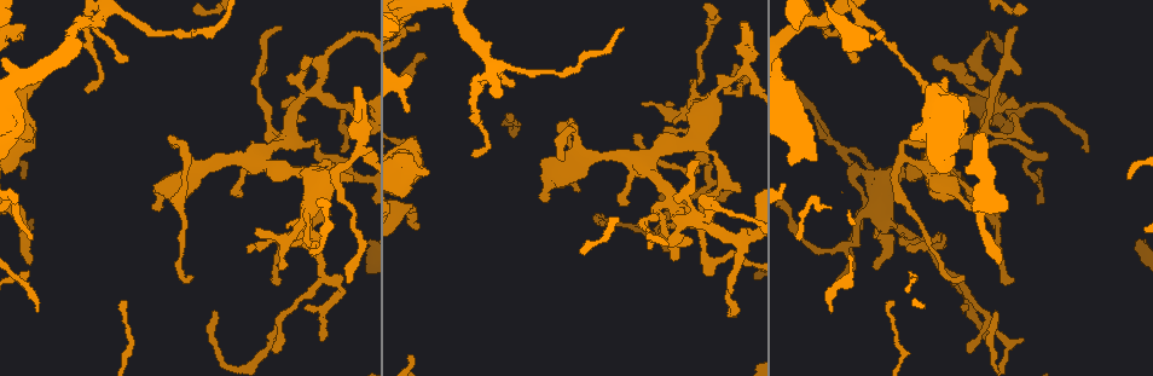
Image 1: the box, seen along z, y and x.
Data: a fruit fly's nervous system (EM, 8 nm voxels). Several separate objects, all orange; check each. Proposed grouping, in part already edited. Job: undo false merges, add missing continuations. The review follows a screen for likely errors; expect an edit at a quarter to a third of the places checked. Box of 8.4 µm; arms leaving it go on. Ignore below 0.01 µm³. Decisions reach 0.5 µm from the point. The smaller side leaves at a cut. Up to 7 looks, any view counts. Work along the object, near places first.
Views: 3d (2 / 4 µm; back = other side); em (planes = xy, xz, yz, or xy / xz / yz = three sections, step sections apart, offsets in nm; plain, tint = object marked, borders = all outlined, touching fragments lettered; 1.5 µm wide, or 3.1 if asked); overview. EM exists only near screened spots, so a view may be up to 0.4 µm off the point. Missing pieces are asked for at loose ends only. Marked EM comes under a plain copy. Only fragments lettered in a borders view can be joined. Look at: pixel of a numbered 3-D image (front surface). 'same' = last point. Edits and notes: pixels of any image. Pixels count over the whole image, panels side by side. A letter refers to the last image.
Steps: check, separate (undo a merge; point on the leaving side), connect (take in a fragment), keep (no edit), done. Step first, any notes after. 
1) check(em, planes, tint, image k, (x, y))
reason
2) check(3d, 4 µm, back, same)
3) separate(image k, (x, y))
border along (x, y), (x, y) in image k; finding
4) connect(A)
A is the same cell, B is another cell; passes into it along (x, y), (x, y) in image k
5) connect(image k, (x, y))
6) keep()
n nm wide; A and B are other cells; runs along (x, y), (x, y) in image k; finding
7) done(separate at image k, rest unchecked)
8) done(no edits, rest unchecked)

check(3d, 2 µm, image 1, (668, 243))
free end

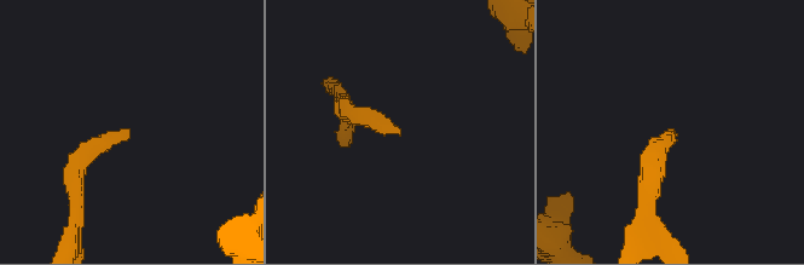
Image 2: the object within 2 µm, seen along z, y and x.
check(em, planes, tint, image 2, (126, 128))
need the tissue

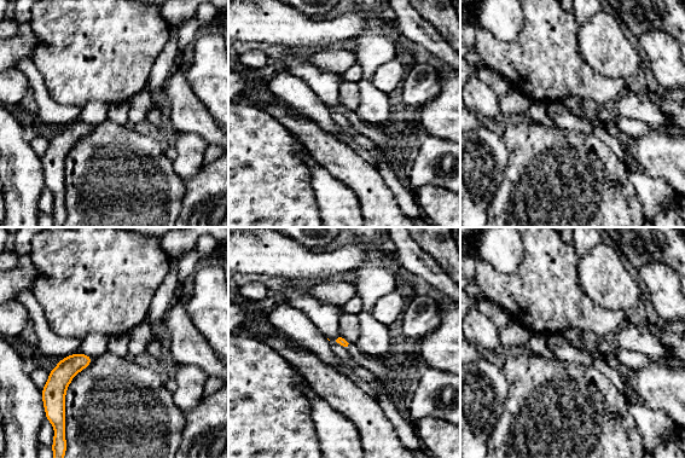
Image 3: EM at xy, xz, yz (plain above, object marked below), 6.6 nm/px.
check(em, planes, borders, same)

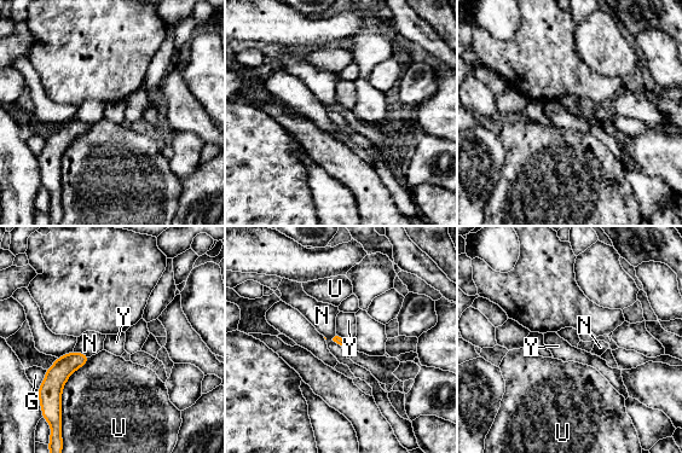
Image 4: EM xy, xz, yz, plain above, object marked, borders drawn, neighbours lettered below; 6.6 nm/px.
keep()
G, N, U and Y are other cells; no lettered fragment goes on from it

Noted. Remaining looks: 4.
check(em, planes, borders, image 1, (310, 57))
thin end

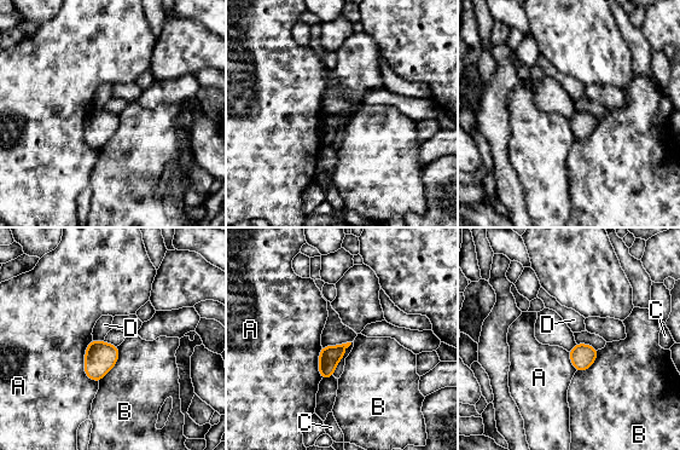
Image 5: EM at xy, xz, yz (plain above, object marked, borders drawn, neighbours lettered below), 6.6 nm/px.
keep()
A, B, C and D are other cells; border along (92, 339), (85, 373), (98, 382) in image 5; none of them fits

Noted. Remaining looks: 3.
check(em, planes, tint, image 1, (547, 71))
sudden change in width

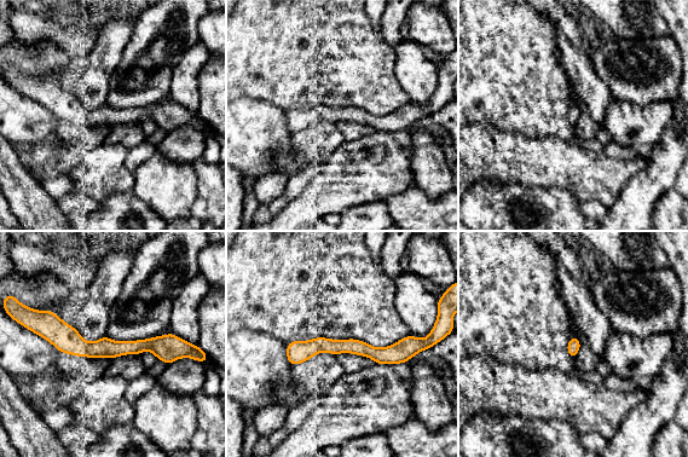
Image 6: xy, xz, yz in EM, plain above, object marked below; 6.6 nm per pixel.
check(em, planes, borders, same)
see the neighbours

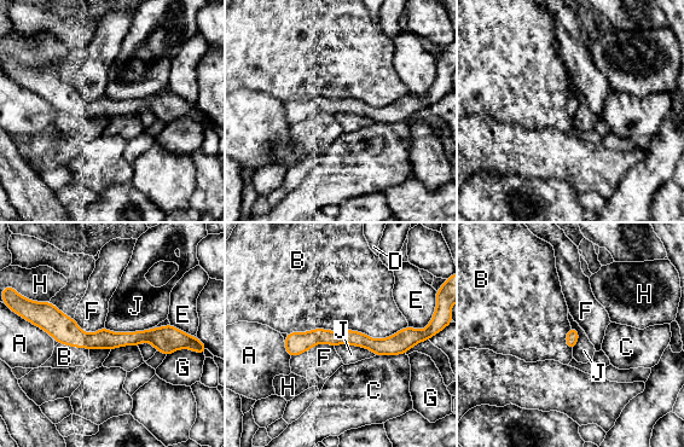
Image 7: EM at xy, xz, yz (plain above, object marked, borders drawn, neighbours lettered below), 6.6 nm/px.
keep()
90 nm wide; A, B, C, D, E, F, G, H and J are other cells; border along (104, 326), (115, 332), (148, 330) in image 7; one neuron here

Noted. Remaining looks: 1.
done(no edits, rest unchecked)

